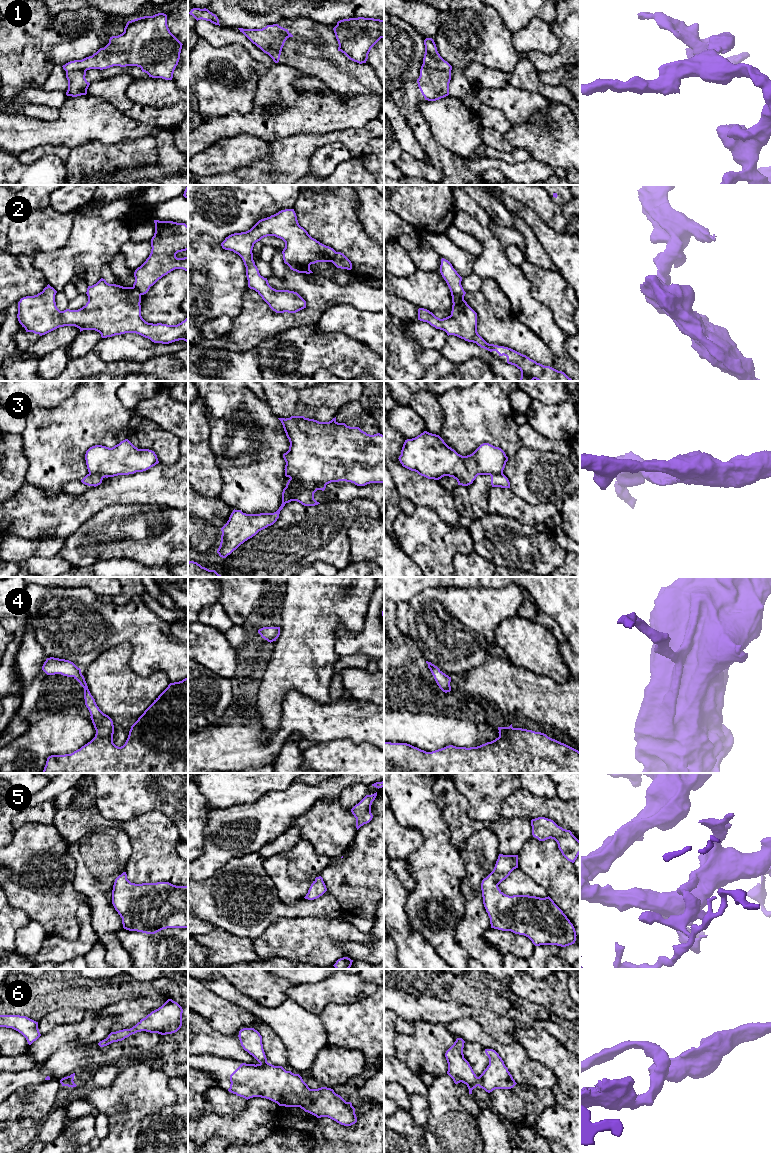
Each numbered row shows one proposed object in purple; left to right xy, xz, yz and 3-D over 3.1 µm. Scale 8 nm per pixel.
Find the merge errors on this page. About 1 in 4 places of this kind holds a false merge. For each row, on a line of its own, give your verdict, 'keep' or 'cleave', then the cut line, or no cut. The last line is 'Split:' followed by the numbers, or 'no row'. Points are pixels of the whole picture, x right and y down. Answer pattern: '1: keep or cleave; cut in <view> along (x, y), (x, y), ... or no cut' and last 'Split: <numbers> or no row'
1: cleave; cut in yz along (423, 62), (430, 67), (450, 71)
2: cleave; cut in yz along (451, 292), (463, 297)
3: cleave; cut in xz along (286, 486), (296, 491), (294, 495), (295, 500)
4: keep; no cut
5: keep; no cut
6: cleave; cut in yz along (478, 1077), (479, 1085)
Split: 1, 2, 3, 6

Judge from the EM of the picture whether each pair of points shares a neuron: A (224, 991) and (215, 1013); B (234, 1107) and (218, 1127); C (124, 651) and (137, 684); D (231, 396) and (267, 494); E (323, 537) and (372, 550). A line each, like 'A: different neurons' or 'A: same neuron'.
A: different neurons
B: different neurons
C: same neuron
D: same neuron
E: different neurons

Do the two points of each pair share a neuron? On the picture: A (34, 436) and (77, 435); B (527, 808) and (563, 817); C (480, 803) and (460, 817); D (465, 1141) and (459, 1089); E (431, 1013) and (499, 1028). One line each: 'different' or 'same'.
A: same
B: same
C: different
D: same
E: same

